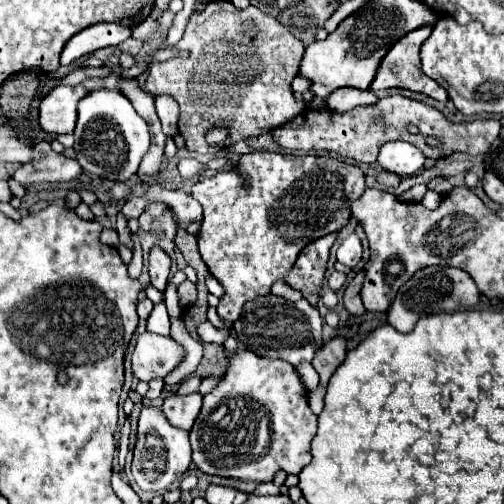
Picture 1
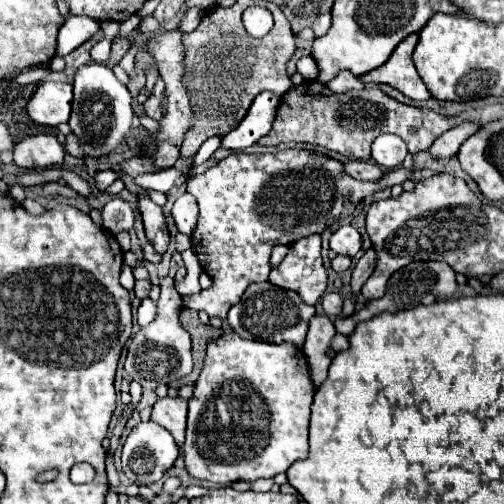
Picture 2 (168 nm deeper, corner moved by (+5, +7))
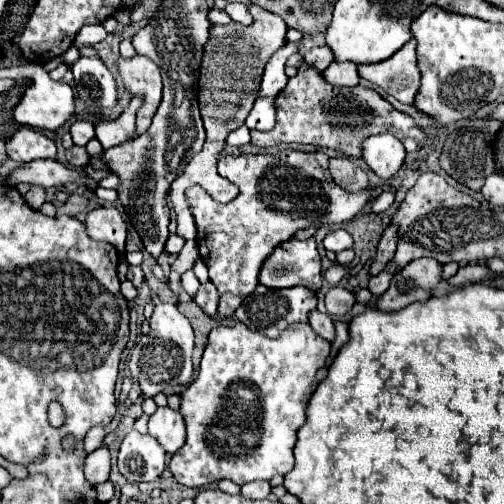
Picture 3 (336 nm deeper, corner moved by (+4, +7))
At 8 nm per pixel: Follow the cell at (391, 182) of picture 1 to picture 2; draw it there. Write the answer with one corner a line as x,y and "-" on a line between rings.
351,160
351,162
345,164
345,170
355,180
377,182
383,176
383,170
377,164
371,164
371,162
365,162
365,160

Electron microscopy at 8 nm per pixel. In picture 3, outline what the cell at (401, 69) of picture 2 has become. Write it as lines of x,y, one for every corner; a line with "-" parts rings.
416,40
406,42
394,56
378,64
358,66
358,72
368,82
380,86
386,94
402,104
414,104
420,90
420,70
416,64

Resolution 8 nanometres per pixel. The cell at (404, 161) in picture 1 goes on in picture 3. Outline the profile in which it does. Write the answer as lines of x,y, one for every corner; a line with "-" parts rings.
376,134
364,140
362,158
384,180
392,178
400,170
404,156
406,152
402,142
392,134

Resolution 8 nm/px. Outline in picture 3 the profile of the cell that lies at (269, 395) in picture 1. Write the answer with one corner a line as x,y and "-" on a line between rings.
234,324
234,326
216,326
212,328
210,336
208,336
208,344
206,344
206,350
204,350
204,356
202,356
202,362
200,362
200,370
198,370
198,376
192,380
190,386
184,388
184,392
180,394
182,396
182,406
180,406
180,414
184,416
184,422
186,422
186,430
188,430
188,436
186,436
186,444
170,458
170,472
172,476
184,484
184,486
204,486
204,484
210,484
210,482
218,482
218,480
224,480
224,478
230,478
232,482
236,484
246,484
246,482
252,482
252,480
272,480
274,476
278,474
288,474
292,468
294,468
294,444
296,444
296,432
298,428
306,422
306,408
308,408
308,390
310,386
314,384
316,380
316,372
320,366
326,364
326,358
330,354
330,342
324,340
322,336
318,336
310,324
292,324
288,326
276,340
272,338
264,338
260,336
260,332
250,332
244,324

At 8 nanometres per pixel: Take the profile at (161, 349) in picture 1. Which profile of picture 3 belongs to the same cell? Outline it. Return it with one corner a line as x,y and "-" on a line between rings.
156,304
154,314
150,318
150,334
142,334
138,344
132,348
132,356
128,362
132,378
140,384
144,396
156,396
158,392
174,386
188,386
192,382
192,348
194,348
194,332
178,312
174,304

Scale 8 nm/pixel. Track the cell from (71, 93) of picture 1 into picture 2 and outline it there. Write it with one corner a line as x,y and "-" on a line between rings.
43,82
27,104
27,114
33,122
43,126
59,126
69,120
73,86
67,82

